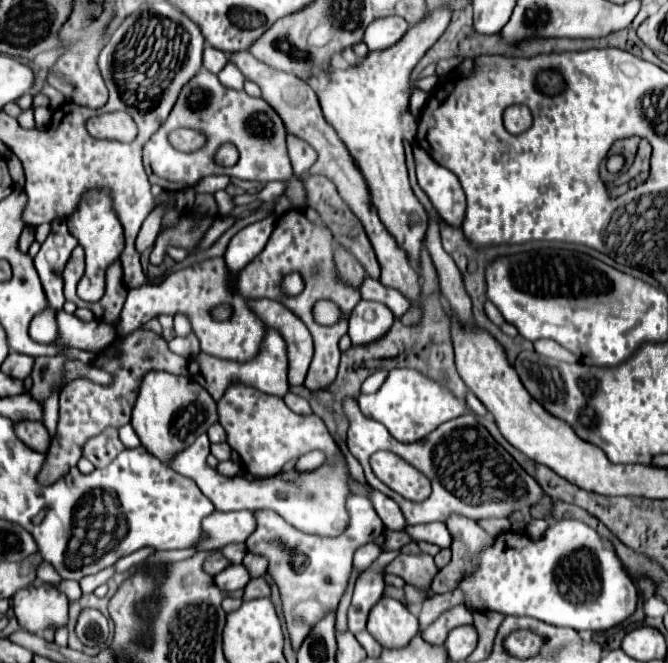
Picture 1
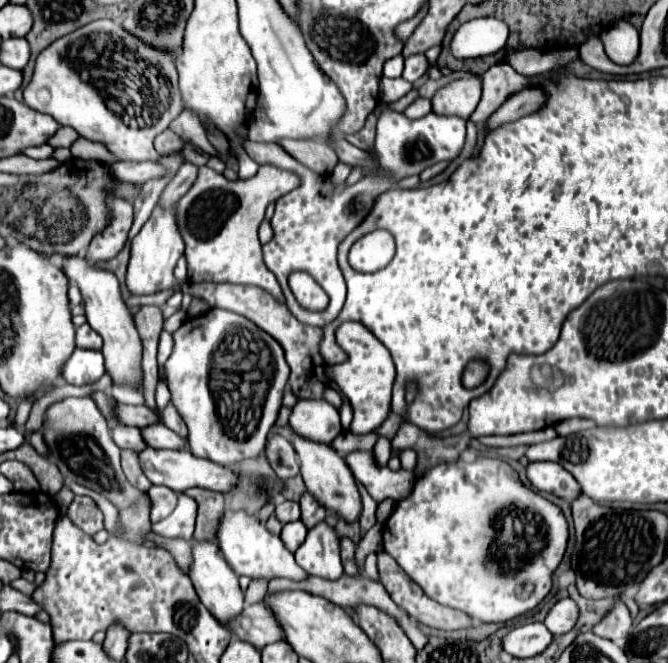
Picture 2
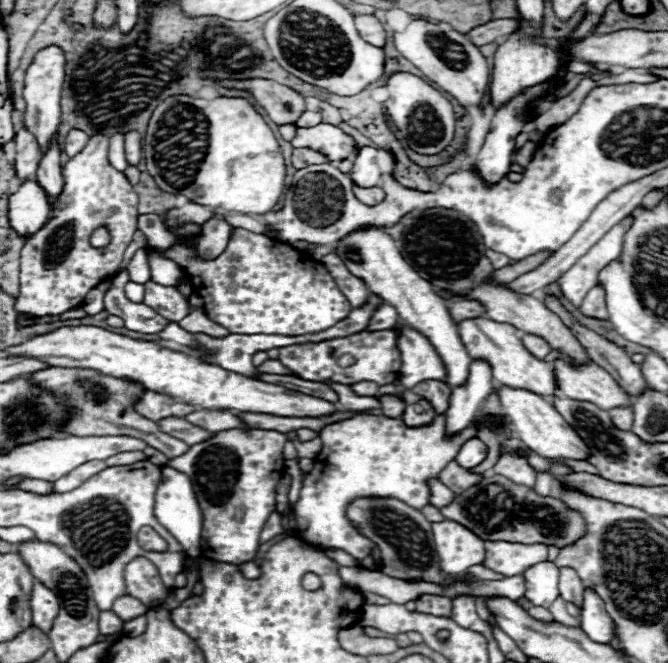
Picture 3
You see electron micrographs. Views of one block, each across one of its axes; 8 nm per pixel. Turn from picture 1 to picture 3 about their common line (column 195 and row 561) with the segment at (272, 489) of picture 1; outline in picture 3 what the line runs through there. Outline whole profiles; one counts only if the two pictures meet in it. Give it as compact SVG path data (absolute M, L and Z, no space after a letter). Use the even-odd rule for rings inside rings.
M442 520L432 522L436 552L442 560L442 568L452 574L462 574L466 568L480 564L484 560L484 540L480 540L468 528Z

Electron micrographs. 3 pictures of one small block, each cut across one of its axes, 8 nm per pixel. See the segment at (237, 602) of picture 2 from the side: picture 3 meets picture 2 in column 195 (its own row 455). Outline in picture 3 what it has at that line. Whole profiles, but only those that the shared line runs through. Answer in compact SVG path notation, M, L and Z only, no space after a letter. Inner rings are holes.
M498 386L496 394L500 396L500 404L514 424L516 438L520 438L530 450L534 450L544 458L574 458L574 460L588 458L588 448L582 442L582 438L576 436L576 432L564 422L564 418L554 410L554 406L544 396L536 396L536 392L508 386Z

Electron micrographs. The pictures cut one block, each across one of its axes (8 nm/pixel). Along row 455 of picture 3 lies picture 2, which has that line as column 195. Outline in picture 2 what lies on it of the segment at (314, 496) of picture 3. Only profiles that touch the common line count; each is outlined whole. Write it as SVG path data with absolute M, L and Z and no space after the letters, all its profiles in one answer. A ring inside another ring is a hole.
M210 308L204 316L186 318L184 324L174 332L174 352L166 360L166 372L172 400L188 426L188 448L194 456L232 468L238 462L256 458L260 452L264 452L266 434L276 422L284 386L290 374L284 360L284 350L272 336L262 332L256 324L250 324L250 320L244 316L222 308ZM276 360L280 360L280 368L274 366Z

